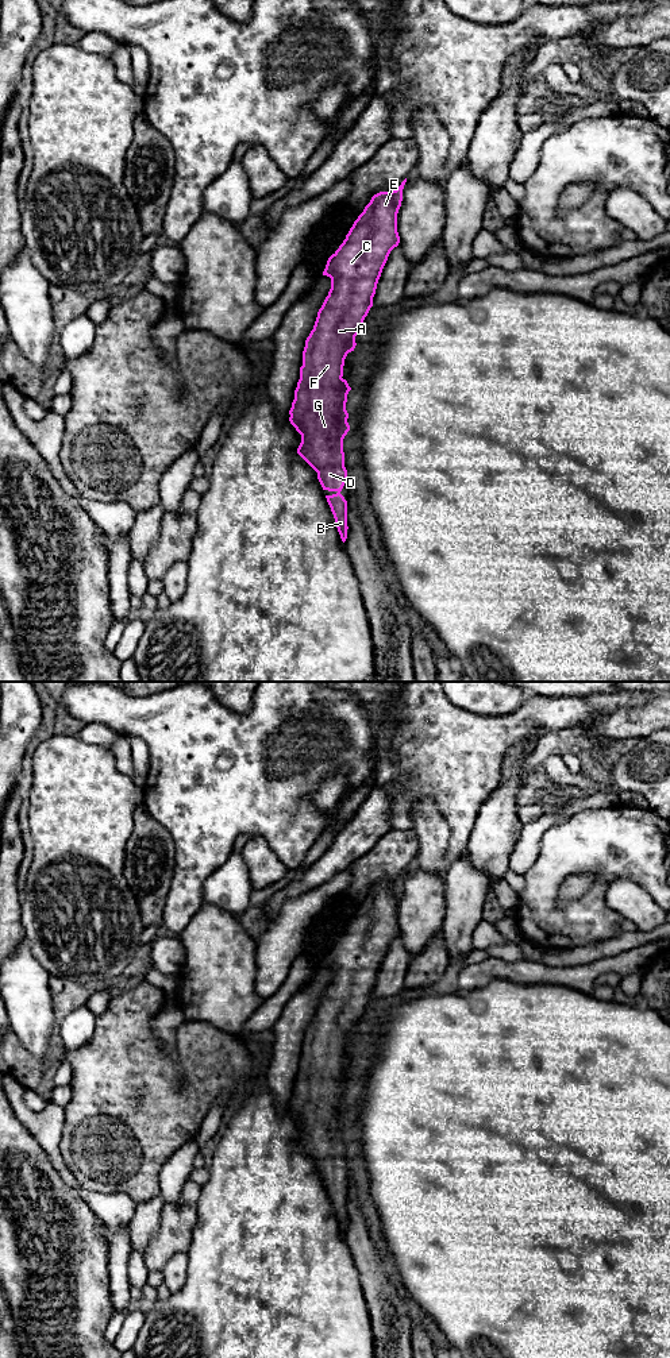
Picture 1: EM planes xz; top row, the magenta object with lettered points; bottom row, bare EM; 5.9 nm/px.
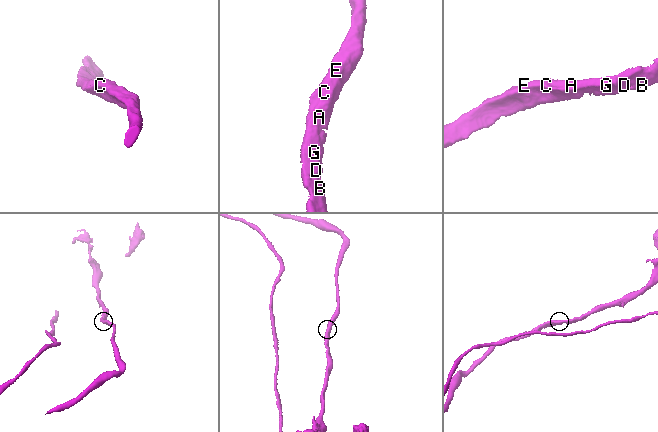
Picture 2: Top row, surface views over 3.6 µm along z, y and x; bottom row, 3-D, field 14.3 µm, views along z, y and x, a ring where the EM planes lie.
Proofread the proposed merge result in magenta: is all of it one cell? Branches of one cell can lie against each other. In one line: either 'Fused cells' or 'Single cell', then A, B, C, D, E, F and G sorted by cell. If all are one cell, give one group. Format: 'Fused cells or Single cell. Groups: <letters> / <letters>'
Single cell. Groups: A B C D E F G

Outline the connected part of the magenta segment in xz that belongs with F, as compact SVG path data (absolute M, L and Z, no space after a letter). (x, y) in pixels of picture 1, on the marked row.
M407 178L401 185L392 192L380 192L374 194L370 202L365 207L363 212L354 221L346 239L339 248L328 258L323 275L331 278L331 289L326 297L317 317L305 340L303 351L303 366L300 367L300 379L294 390L294 400L289 410L289 421L301 435L301 443L297 454L317 472L317 479L323 490L332 491L332 495L326 495L327 502L334 514L338 532L342 541L347 539L347 501L340 494L346 479L347 470L344 467L343 439L350 431L347 423L349 413L346 410L347 394L351 390L347 381L343 379L344 359L349 352L354 351L357 343L355 336L363 328L363 320L373 306L373 297L376 294L377 283L381 277L382 269L388 261L390 251L398 246L400 236L397 232L397 213L403 201L403 189Z

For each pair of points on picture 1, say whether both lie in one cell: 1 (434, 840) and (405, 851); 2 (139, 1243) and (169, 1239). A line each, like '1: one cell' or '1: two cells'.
1: two cells
2: two cells

